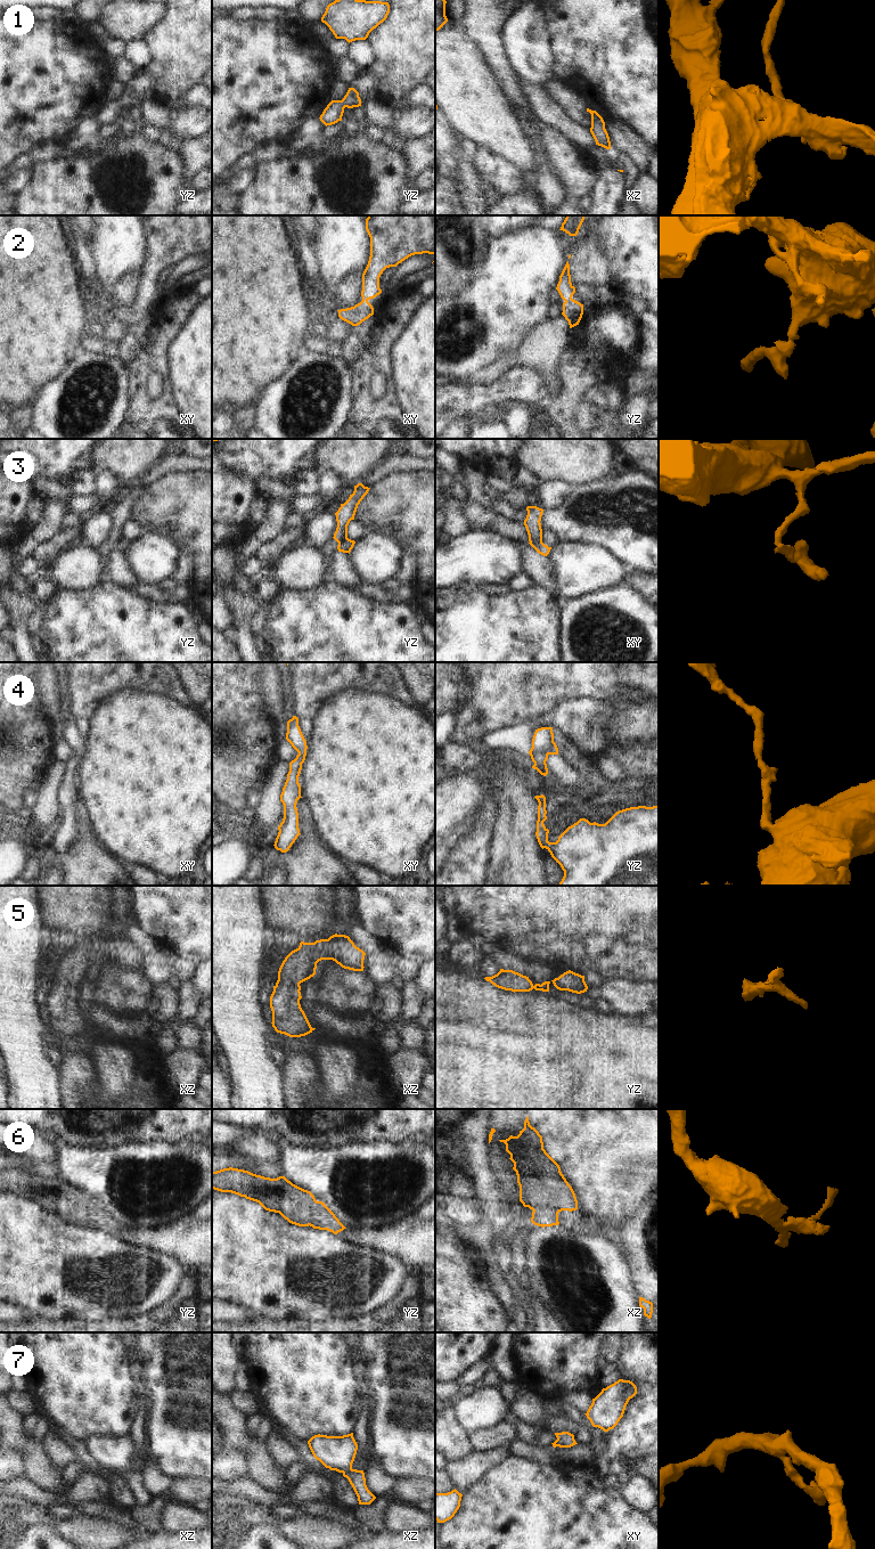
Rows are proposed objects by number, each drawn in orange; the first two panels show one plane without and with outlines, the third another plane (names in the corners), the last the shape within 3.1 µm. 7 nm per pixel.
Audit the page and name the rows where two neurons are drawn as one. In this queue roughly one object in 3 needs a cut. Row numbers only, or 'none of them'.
3

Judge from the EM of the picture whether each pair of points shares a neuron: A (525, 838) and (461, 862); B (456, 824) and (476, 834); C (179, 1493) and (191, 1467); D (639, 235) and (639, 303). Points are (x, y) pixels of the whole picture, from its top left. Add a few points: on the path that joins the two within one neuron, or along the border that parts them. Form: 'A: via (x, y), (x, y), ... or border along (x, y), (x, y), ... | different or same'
A: border along (495, 825), (490, 846), (490, 859), (484, 873) | different
B: border along (483, 808), (467, 834), (451, 852) | different
C: border along (166, 1475), (196, 1476), (199, 1478) | different
D: border along (629, 292), (646, 300) | different

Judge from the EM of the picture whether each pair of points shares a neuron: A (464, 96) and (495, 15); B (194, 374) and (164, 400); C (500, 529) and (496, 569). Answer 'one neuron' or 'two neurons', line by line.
A: two neurons
B: two neurons
C: two neurons

